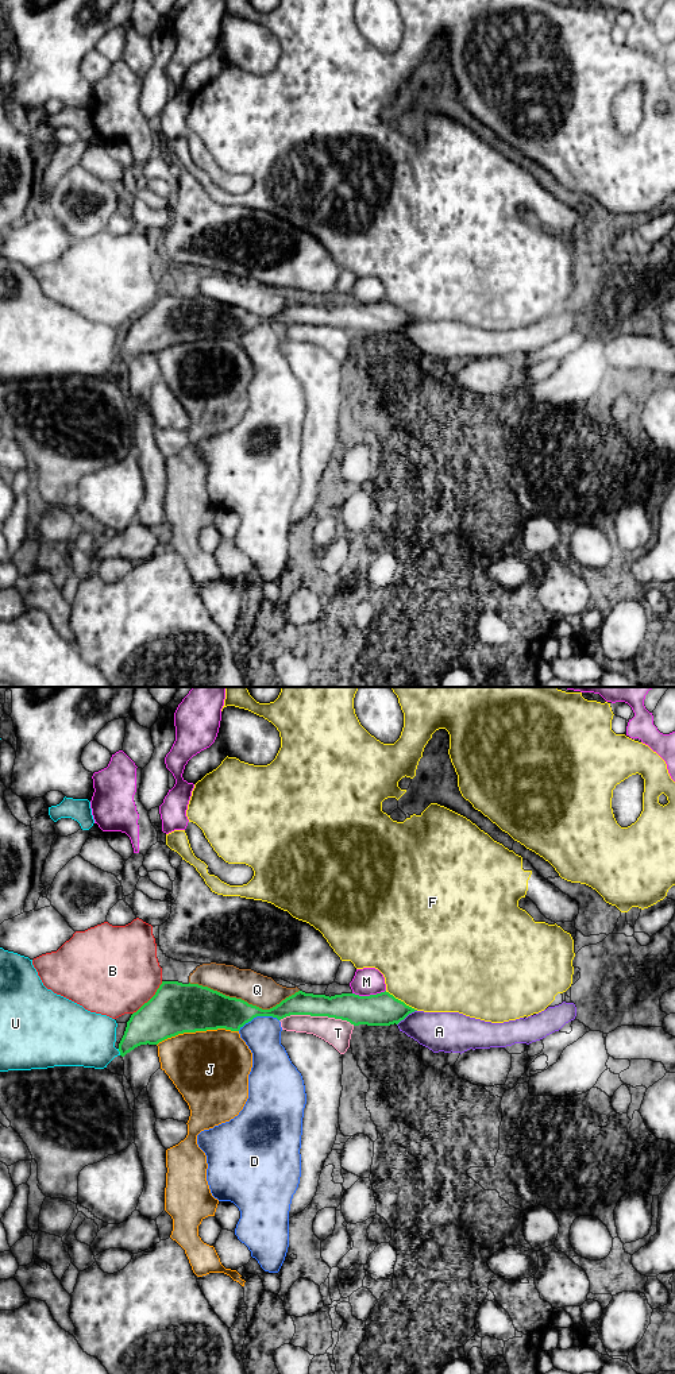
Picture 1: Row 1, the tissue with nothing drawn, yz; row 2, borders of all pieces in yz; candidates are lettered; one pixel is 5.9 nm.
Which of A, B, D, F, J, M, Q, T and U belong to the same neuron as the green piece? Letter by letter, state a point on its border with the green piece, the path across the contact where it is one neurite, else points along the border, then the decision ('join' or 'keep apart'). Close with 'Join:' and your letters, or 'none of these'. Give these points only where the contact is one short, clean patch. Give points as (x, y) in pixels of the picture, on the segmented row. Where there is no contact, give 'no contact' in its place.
A: contact yz (407, 1015); join
B: contact yz (150, 999); keep apart
D: contact yz (258, 1015); keep apart
F: contact yz (400, 1000); keep apart
J: contact yz (197, 1030); keep apart
M: contact yz (370, 995); keep apart
Q: contact yz (243, 1000); keep apart
T: contact yz (317, 1015); border yz (280, 1019), (288, 1015), (327, 1015), (346, 1019), (354, 1025); keep apart
U: contact yz (119, 1050); keep apart
Join: A

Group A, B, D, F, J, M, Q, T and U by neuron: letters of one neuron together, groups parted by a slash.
A / B / D / F / J / M / Q / T / U

